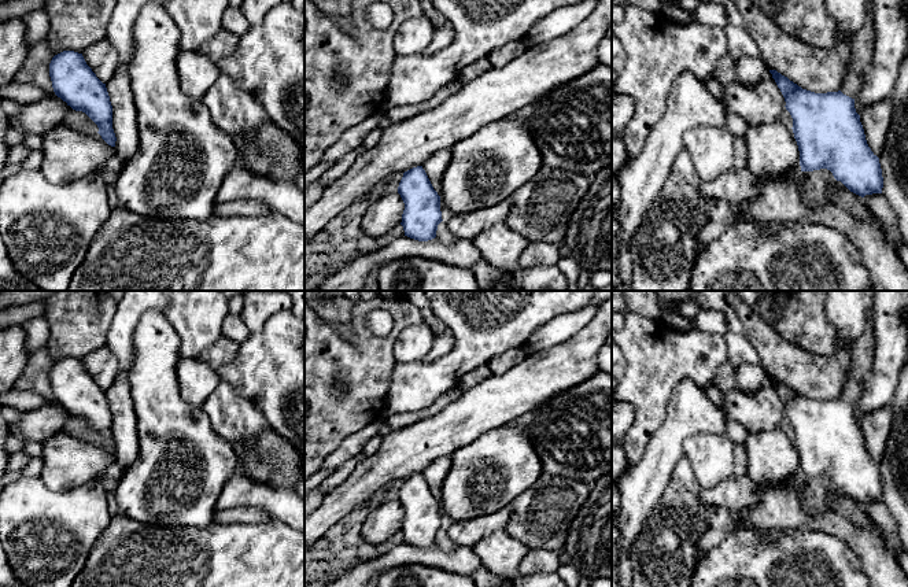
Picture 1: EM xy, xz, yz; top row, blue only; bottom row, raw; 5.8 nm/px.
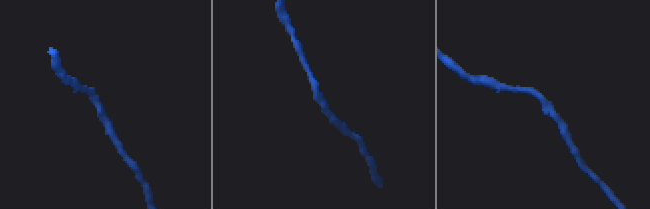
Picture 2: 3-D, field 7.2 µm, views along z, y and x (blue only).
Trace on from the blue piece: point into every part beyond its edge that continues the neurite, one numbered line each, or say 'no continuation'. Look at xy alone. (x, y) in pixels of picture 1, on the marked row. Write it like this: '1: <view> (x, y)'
no continuation

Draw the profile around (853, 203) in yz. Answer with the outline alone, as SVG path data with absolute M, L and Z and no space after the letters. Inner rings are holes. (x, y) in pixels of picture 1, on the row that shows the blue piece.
M831 188L826 202L837 204L845 208L850 215L857 219L868 219L874 214L868 210L867 204L864 203L863 197L848 191L848 192L838 192L835 188Z

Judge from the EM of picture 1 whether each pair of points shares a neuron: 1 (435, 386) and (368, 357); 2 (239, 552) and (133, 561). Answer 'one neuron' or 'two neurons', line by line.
1: two neurons
2: one neuron

